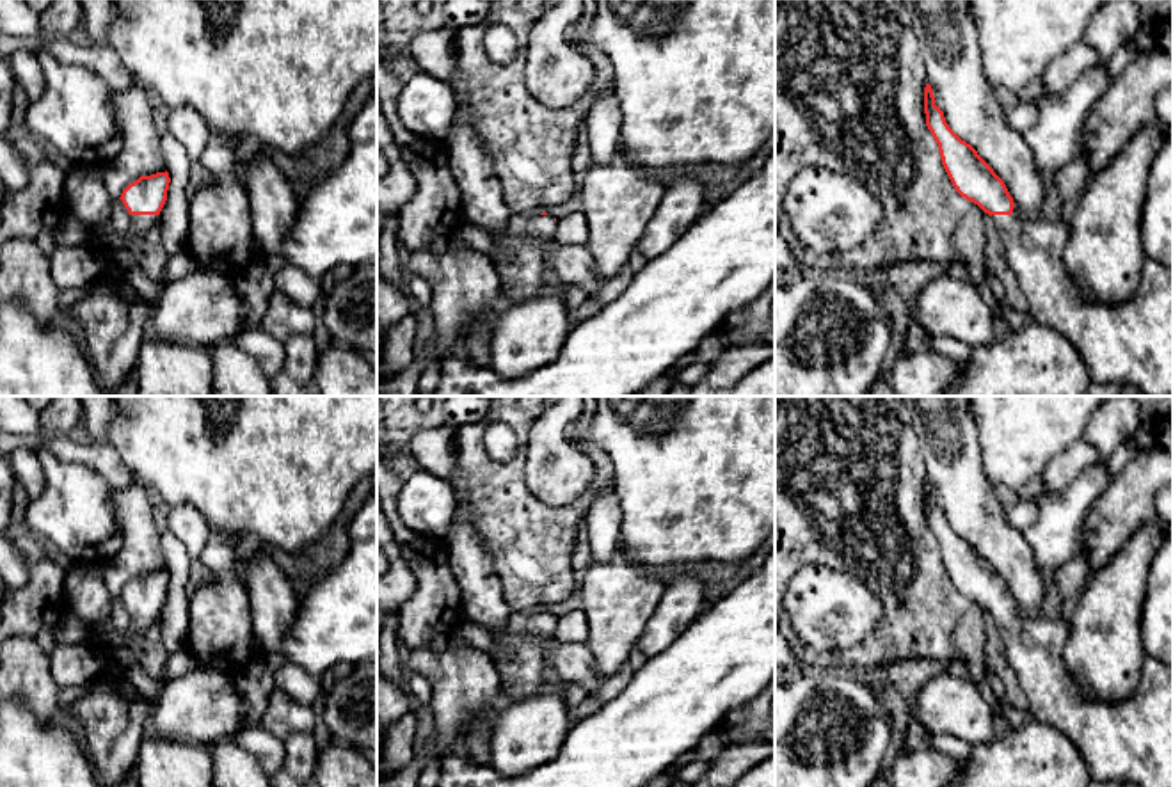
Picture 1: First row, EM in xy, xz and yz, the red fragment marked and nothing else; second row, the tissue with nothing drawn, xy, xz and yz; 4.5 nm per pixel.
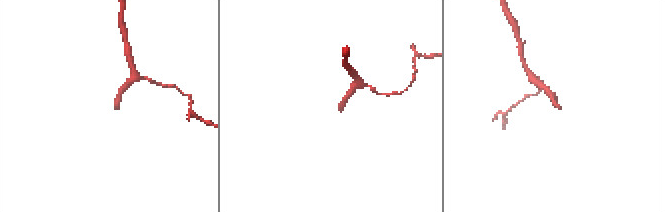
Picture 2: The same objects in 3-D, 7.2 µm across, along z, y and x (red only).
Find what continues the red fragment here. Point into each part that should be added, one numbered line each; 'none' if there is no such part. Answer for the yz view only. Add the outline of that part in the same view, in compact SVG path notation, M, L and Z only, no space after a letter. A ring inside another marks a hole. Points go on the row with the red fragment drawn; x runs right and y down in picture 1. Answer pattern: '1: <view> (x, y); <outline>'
1: yz (1131, 343); M1017 206L1011 215L992 215L992 220L1029 300L1031 318L1073 343L1093 384L1134 386L1141 396L1173 396L1173 268L1146 258L1129 300L1118 306L1097 304L1082 295L1063 261L1070 220L1063 215L1056 220L1025 217Z

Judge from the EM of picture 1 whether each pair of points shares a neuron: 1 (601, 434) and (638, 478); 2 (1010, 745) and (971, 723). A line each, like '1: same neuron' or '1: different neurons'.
1: same neuron
2: different neurons

